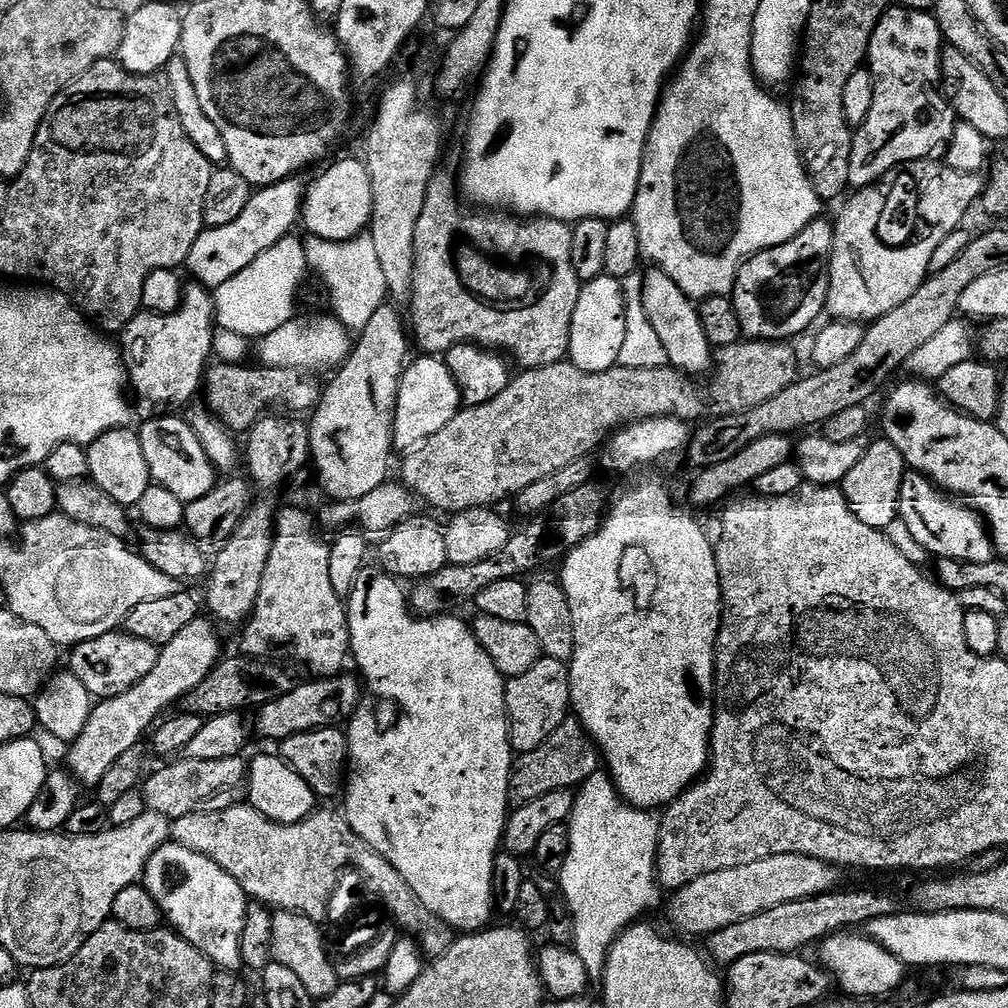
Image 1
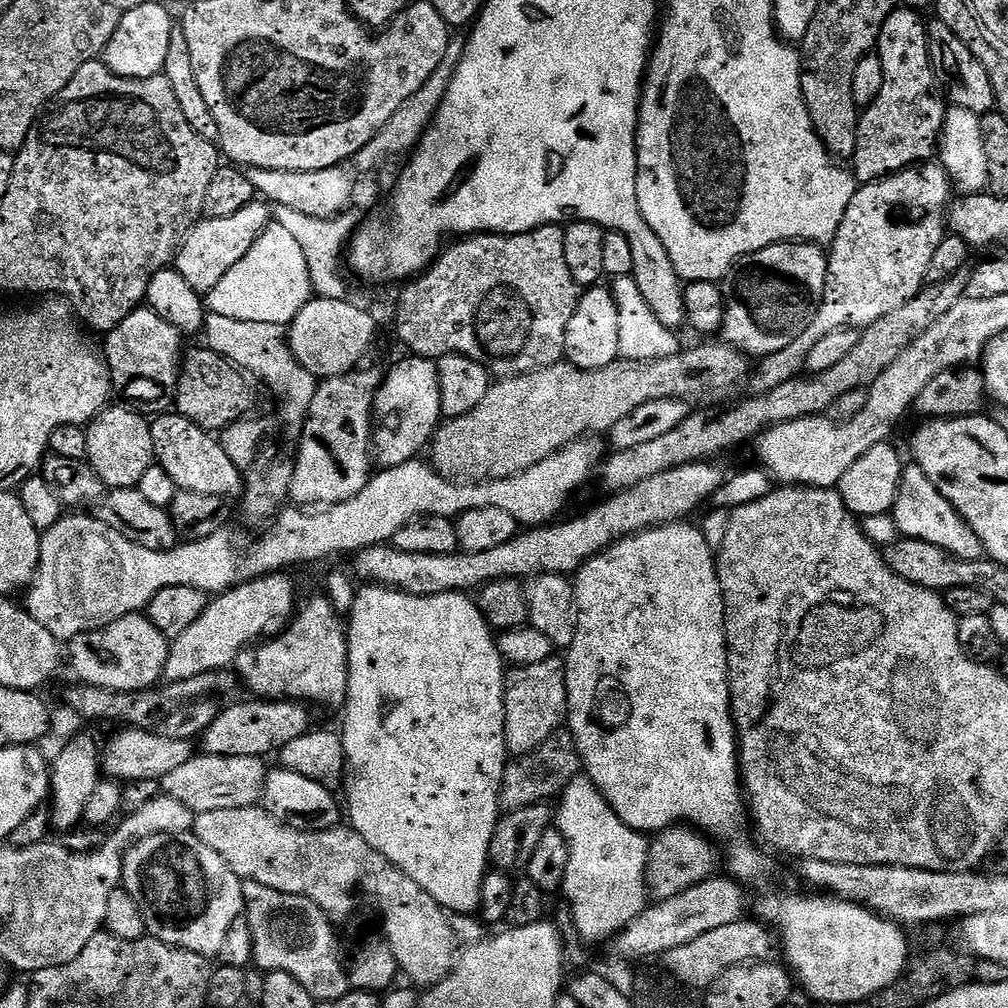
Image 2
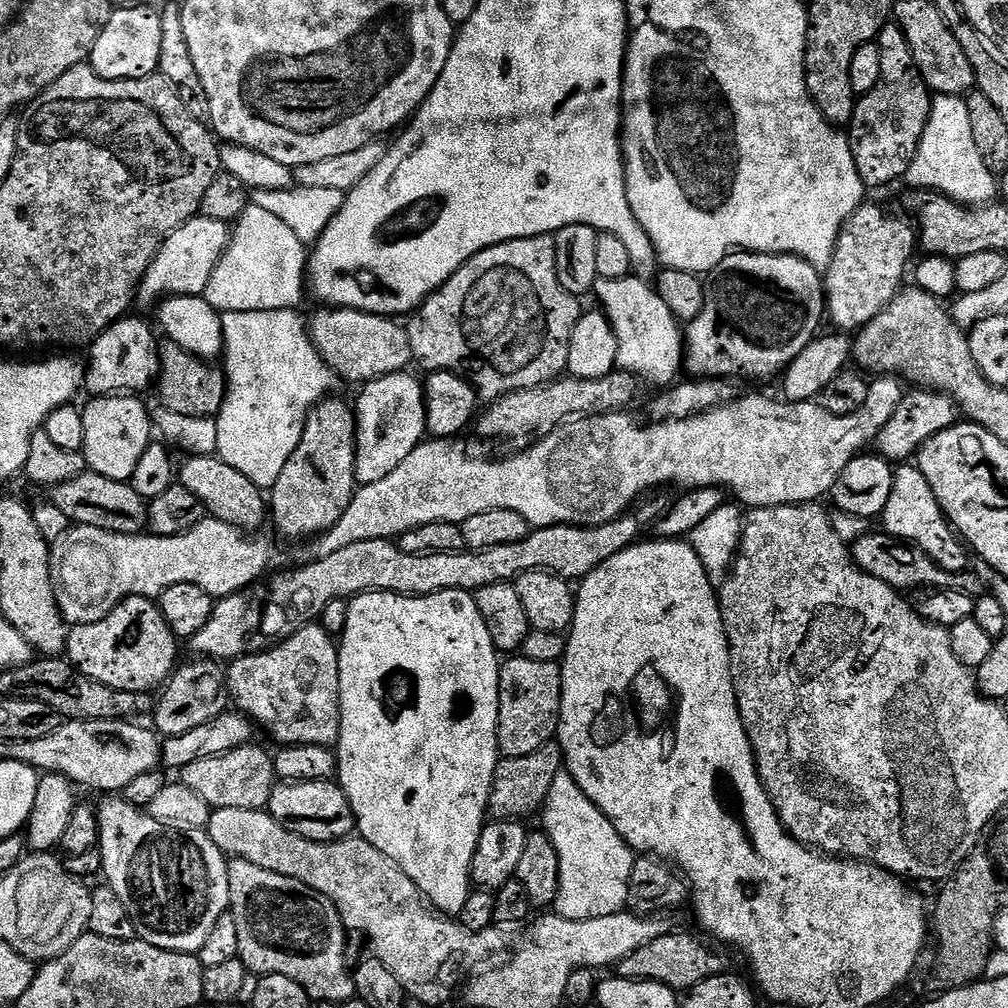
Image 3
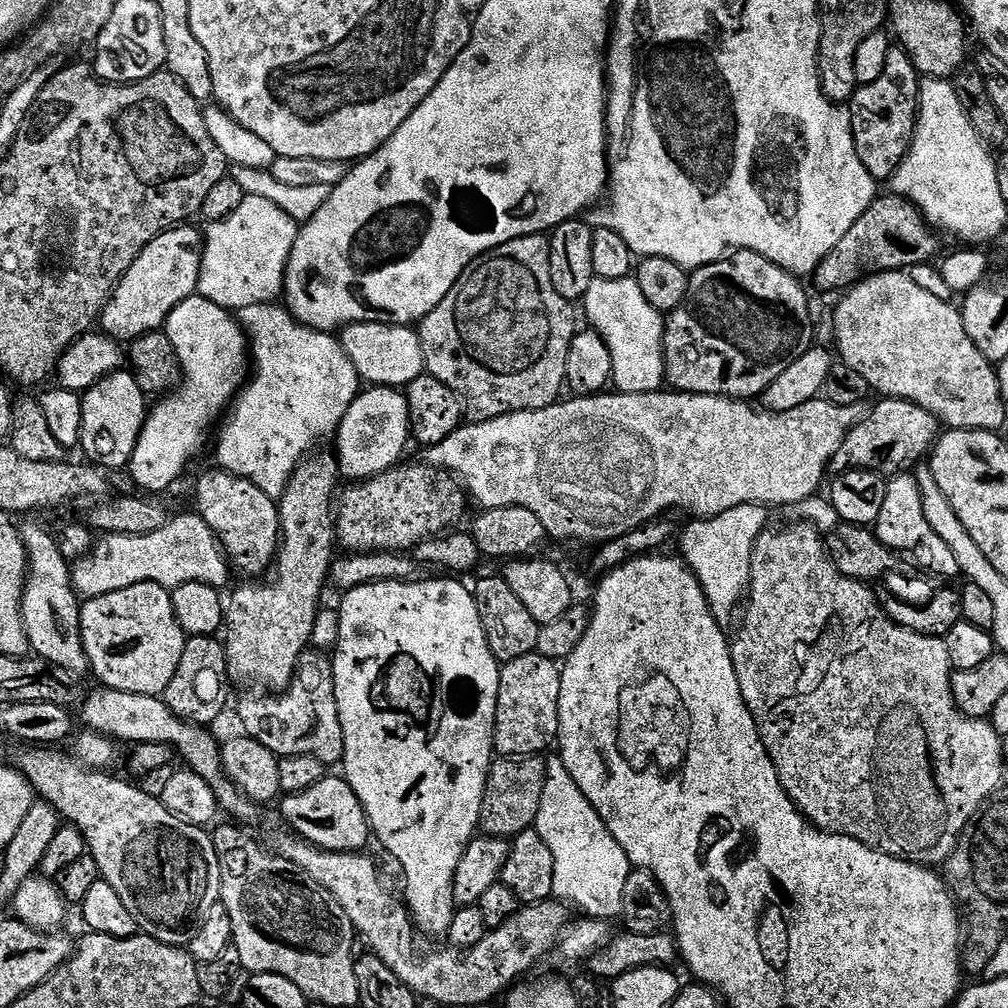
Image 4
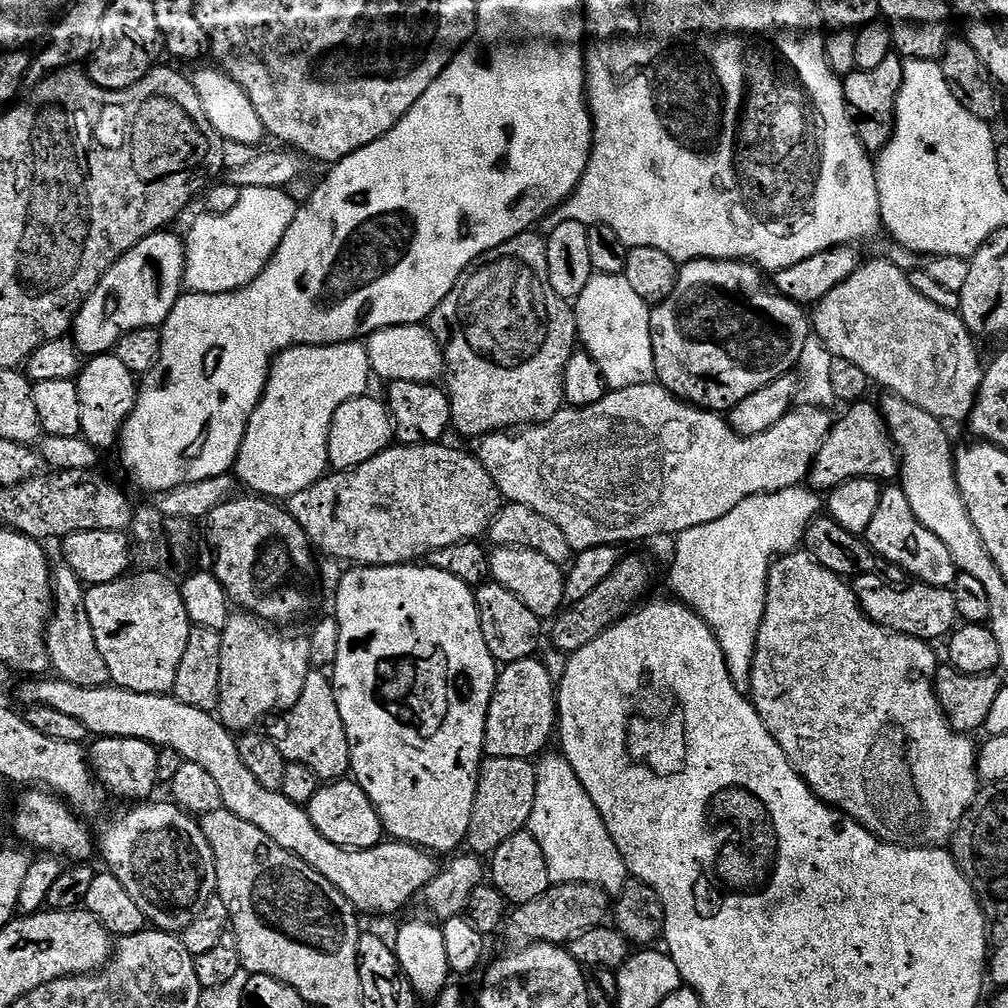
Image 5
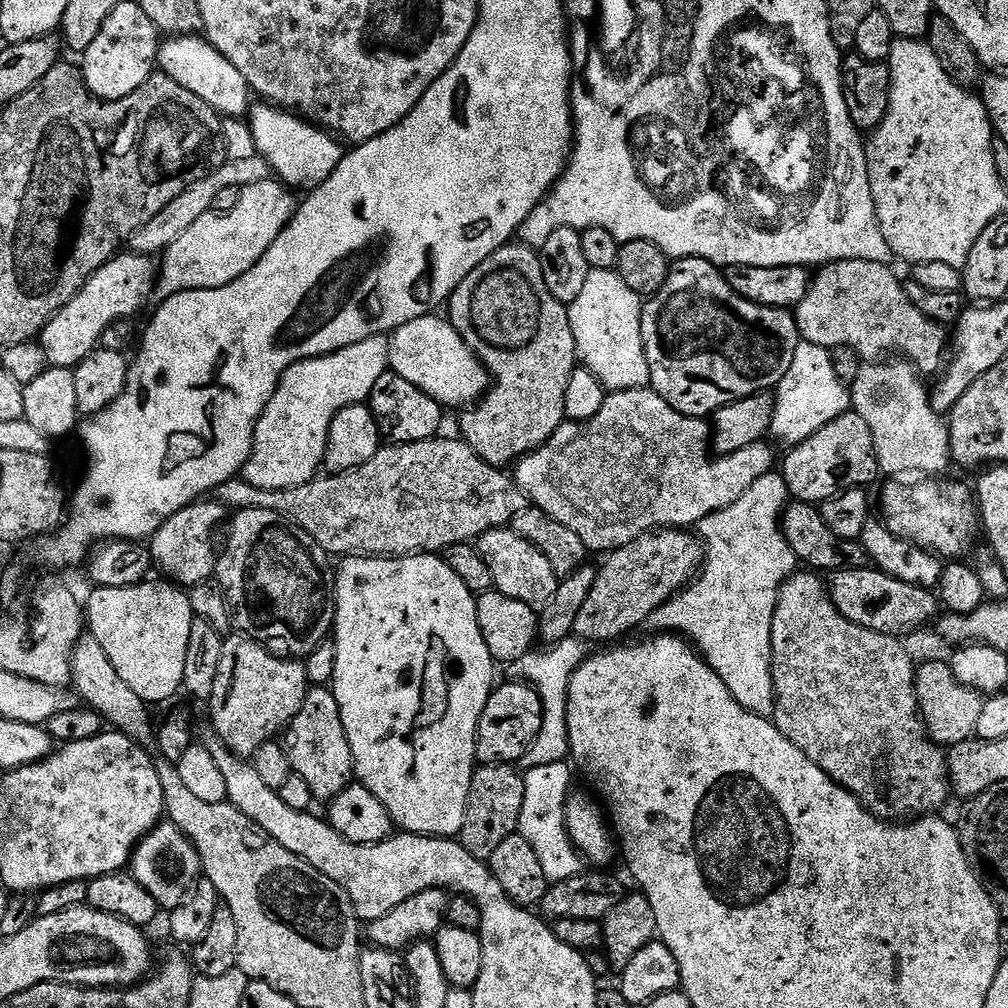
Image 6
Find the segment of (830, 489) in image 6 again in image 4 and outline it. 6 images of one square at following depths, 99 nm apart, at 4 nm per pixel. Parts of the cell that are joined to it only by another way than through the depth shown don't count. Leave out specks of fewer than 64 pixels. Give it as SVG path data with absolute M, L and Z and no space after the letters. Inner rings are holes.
M880 398L877 401L876 409L873 412L871 409L860 423L855 424L842 446L838 446L830 465L833 473L848 472L853 468L891 478L899 472L912 472L923 461L920 459L931 453L942 432L942 425L934 414L909 400Z

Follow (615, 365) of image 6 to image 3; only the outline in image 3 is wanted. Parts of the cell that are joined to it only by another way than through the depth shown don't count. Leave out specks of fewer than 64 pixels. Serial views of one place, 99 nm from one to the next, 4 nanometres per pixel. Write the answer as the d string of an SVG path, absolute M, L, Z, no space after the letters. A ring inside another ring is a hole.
M597 280L594 296L600 299L602 309L618 342L617 365L623 371L653 384L656 390L664 390L677 383L676 375L682 372L684 363L684 336L682 324L670 314L666 302L657 294L655 287L643 280Z

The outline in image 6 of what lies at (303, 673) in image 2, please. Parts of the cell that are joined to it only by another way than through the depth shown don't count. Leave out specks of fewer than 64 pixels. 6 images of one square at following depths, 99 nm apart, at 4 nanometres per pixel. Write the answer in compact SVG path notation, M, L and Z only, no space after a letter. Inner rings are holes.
M309 687L306 702L302 702L302 710L298 710L296 717L288 724L282 743L293 773L302 777L306 786L310 786L313 801L330 802L354 783L356 767L346 730L342 726L342 714L331 687Z

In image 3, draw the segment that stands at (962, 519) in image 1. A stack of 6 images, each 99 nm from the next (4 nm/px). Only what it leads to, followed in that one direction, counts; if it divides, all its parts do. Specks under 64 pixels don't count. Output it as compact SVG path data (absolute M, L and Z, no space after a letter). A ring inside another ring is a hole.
M904 462L893 471L894 486L890 490L890 502L886 502L882 517L883 531L890 536L897 536L907 544L916 544L942 570L962 572L969 567L969 549L963 539L954 531L948 518L940 509L938 498L934 498L934 490L930 490L930 482L921 474L919 467L912 462Z

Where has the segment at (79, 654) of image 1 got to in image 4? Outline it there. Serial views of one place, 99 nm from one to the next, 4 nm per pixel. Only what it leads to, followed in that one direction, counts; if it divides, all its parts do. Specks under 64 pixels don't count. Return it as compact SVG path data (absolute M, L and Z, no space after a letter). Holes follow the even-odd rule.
M138 582L138 586L126 586L126 590L85 599L80 606L80 625L91 675L96 675L103 687L163 697L166 686L170 686L170 678L174 678L174 670L178 670L178 662L182 662L186 639L182 626L178 626L178 618L174 618L174 602L169 589L154 582Z

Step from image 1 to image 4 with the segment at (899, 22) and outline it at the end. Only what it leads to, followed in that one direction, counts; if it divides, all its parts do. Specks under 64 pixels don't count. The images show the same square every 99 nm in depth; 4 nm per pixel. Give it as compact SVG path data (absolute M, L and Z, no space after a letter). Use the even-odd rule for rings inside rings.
M893 46L890 54L886 54L886 67L882 69L882 75L875 82L859 85L847 105L852 119L854 150L858 158L862 158L862 166L866 166L878 182L891 181L910 150L920 113L921 79L903 48Z

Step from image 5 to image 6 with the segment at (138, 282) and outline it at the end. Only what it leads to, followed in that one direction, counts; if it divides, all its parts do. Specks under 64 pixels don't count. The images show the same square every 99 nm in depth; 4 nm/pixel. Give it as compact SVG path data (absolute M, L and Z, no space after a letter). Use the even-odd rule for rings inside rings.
M131 250L121 251L113 256L110 262L106 262L106 266L102 266L92 275L90 282L86 282L86 286L82 286L78 294L74 294L74 298L70 298L70 302L66 302L62 310L54 314L54 318L44 328L42 347L48 356L49 365L53 368L75 369L76 365L82 363L91 352L96 351L102 334L115 320L135 317L135 312L142 311L144 303L148 299L150 301L153 299L157 275L158 268L151 256L142 256L139 252Z

